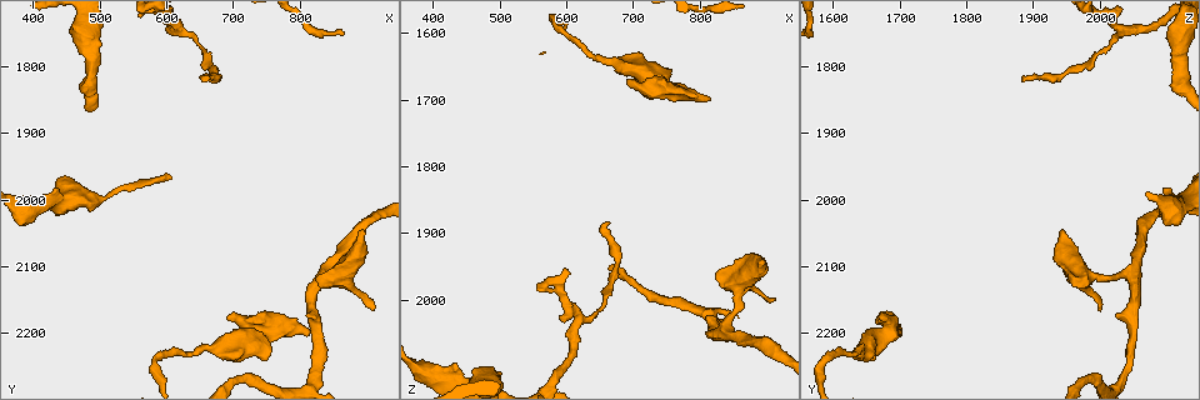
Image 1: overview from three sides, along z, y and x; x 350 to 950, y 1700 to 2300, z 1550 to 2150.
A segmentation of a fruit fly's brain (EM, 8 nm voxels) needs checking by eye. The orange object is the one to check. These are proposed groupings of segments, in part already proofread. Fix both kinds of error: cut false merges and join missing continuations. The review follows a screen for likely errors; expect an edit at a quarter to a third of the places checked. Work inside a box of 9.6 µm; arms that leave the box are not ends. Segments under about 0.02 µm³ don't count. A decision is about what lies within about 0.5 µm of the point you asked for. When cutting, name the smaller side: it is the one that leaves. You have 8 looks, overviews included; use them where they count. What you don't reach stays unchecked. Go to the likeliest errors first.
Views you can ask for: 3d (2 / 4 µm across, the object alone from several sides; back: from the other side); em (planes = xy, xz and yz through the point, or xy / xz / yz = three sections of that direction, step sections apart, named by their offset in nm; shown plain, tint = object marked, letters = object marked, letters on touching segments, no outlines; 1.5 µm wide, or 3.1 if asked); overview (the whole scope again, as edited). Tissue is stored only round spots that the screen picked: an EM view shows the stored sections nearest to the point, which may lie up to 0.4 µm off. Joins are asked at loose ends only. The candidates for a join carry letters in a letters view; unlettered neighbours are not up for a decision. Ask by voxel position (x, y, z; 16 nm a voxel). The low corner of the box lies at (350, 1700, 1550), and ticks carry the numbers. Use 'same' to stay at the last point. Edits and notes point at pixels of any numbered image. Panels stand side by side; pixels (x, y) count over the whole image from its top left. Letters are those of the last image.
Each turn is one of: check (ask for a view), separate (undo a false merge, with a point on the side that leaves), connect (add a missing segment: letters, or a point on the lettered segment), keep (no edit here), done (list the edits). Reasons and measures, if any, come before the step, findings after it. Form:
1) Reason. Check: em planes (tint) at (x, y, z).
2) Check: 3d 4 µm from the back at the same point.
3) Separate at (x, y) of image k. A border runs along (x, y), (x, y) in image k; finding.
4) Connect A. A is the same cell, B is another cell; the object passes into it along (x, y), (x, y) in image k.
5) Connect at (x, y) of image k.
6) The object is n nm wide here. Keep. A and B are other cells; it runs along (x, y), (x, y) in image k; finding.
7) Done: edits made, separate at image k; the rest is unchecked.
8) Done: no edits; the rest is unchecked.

Branch stops here. Check: em planes (letters) at (750, 2240, 1655).

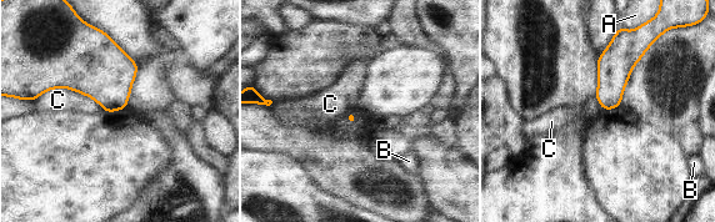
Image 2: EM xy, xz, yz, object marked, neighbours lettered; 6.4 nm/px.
Keep. A, B and C are other cells; a border runs along (34, 99), (69, 87), (104, 110) in image 2; none of them fits.

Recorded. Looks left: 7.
Branch stops here. Check: 3d 4 µm at (660, 1825, 1885).

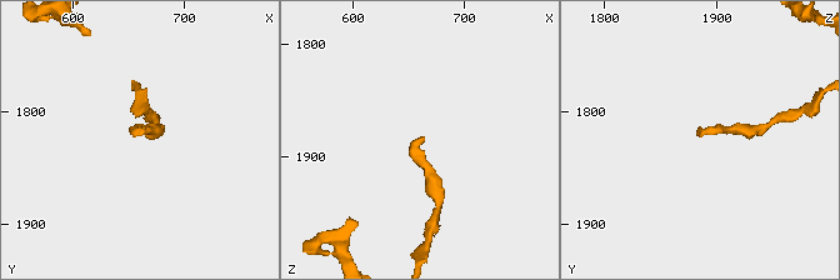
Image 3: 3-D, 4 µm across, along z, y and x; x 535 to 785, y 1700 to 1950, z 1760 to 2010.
Check: em yz step 8 (letters) at (660, 1820, 1882).

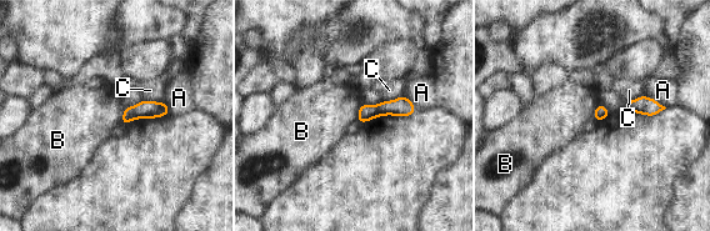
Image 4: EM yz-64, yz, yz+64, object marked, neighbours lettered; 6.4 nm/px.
Keep. A, B and C are other cells; a border runs along (363, 103), (359, 109), (358, 122) in image 4; none of them fits.

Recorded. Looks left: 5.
Thin neck. Check: 3d 4 µm at (840, 2115, 2045).

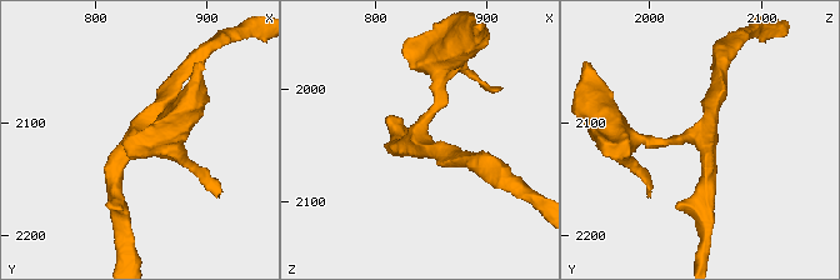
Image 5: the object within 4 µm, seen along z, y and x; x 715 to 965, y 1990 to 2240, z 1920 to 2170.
3 arms meet here; the arms are 180, 220, 220 nm wide; need the tissue. Check: em planes (tint) at (840, 2112, 2042).

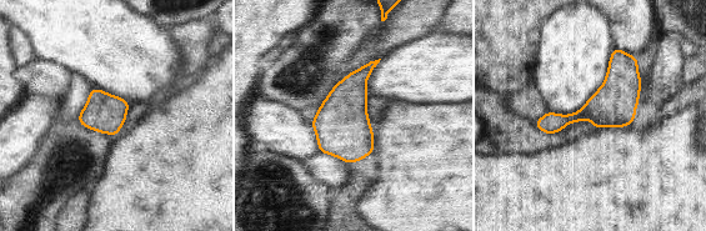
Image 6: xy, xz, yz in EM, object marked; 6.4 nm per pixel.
Check: em planes (letters) at the same point.

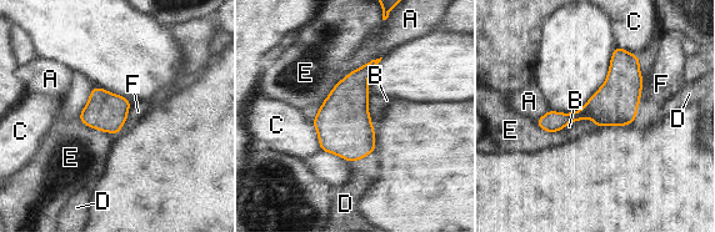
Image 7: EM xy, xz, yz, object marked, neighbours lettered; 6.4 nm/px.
The object is 260 nm wide here. Keep. A, B, C, D, E and F are other cells; one neuron here.

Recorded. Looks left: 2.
Done: no edits; the rest is unchecked.

